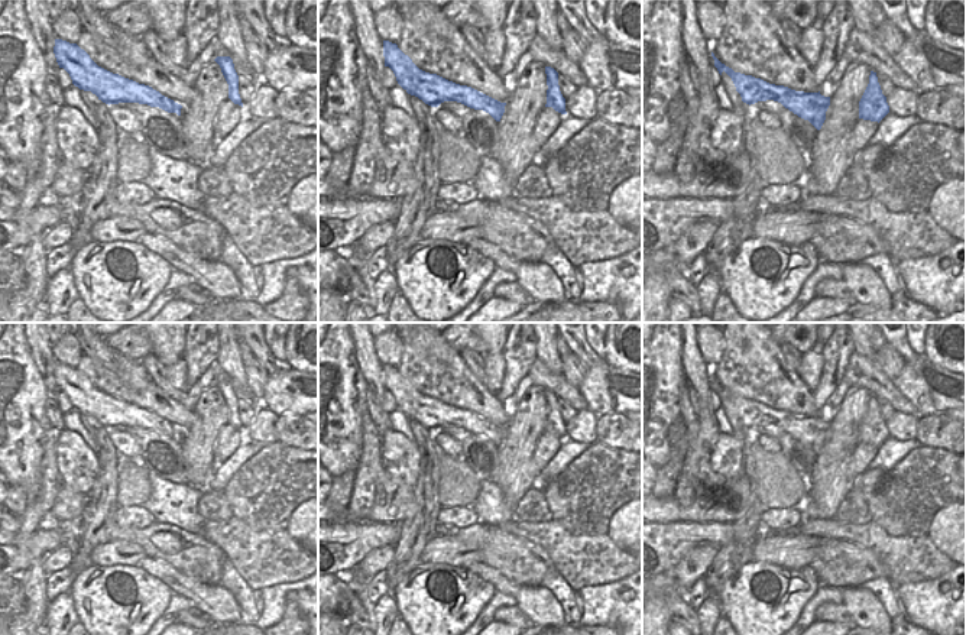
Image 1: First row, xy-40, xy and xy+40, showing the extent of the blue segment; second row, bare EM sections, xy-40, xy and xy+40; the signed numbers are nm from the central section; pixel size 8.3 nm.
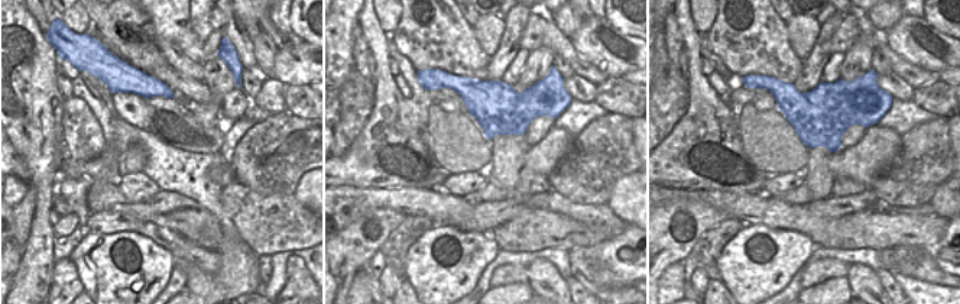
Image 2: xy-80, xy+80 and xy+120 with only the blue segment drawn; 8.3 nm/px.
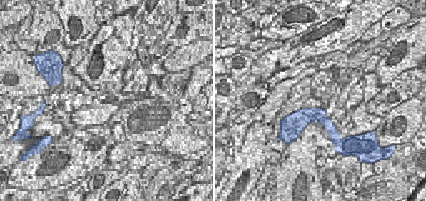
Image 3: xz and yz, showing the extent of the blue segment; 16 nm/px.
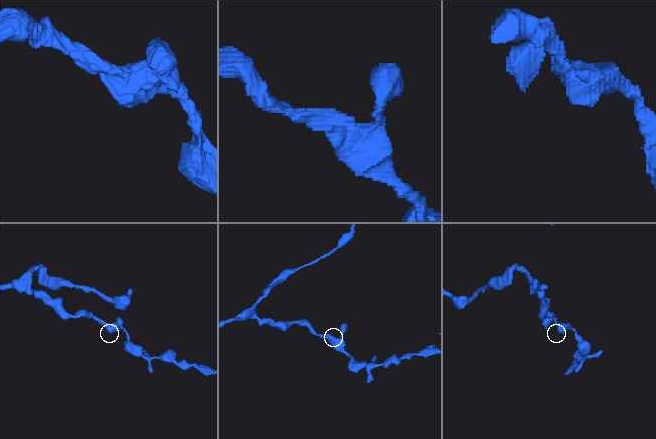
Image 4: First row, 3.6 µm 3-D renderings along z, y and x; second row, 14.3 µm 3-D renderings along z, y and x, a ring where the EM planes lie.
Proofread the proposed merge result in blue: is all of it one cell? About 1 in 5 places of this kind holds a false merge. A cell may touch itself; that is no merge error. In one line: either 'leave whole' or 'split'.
leave whole

